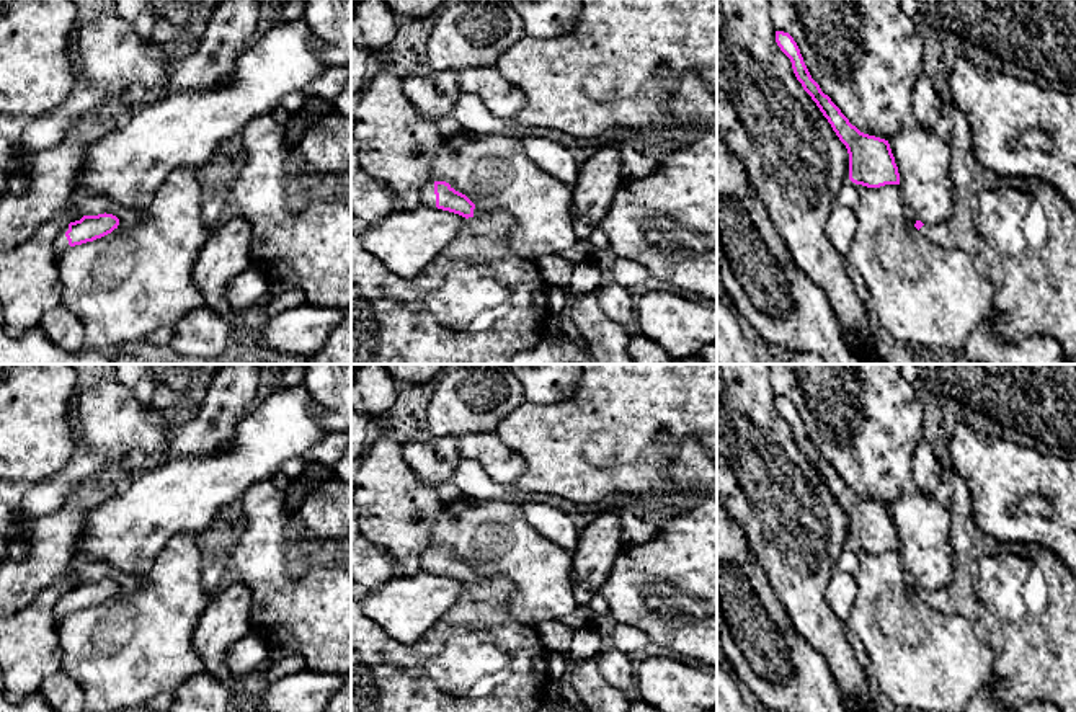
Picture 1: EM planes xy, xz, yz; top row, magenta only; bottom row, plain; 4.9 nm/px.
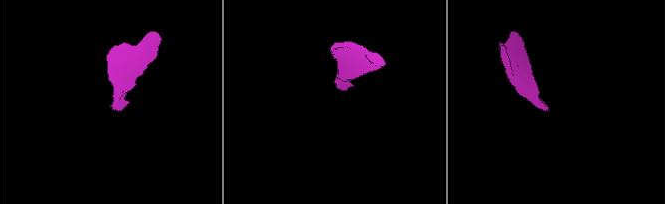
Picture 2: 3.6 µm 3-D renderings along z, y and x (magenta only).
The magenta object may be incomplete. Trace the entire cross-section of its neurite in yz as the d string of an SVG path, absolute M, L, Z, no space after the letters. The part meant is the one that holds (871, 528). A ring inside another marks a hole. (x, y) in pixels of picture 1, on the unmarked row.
M776 397L776 408L790 425L794 439L803 456L811 462L839 506L846 511L849 519L849 545L867 554L900 550L898 532L888 506L864 500L849 488L811 444L798 412L789 398Z

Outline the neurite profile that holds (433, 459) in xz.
M454 436L408 441L402 446L402 457L421 482L433 487L452 480L460 461Z

